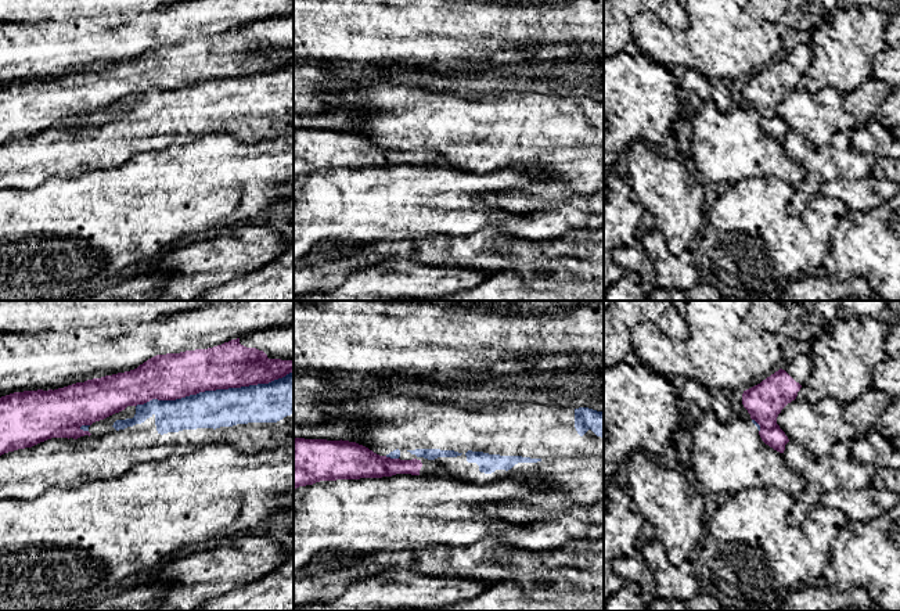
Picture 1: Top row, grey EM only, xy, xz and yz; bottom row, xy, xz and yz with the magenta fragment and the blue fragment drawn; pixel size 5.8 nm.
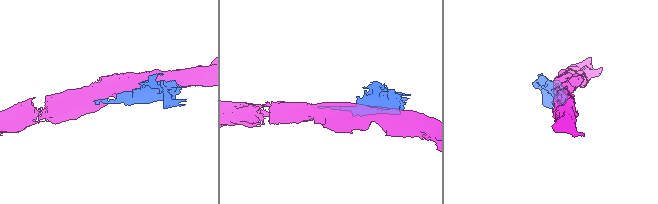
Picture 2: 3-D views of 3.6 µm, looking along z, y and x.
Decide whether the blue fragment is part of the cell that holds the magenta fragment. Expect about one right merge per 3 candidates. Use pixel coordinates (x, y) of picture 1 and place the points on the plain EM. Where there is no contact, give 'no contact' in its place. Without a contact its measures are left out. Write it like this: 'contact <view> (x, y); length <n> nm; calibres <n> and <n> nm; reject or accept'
contact xy (213, 79); length 950 nm; calibres 280 and 220 nm; reject

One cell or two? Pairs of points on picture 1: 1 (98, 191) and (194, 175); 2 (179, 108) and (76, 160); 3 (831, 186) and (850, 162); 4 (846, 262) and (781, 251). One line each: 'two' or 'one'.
1: one
2: one
3: two
4: two

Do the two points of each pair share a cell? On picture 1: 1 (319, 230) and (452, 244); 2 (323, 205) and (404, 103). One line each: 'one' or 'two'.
1: two
2: two

